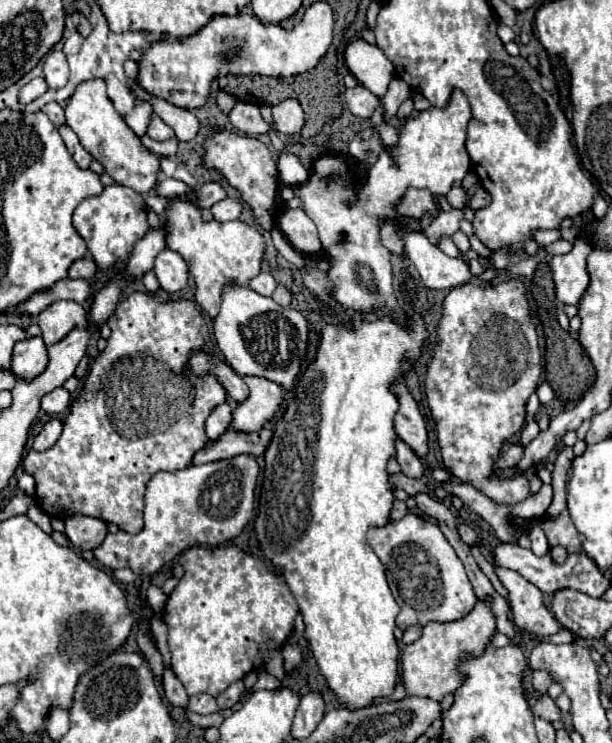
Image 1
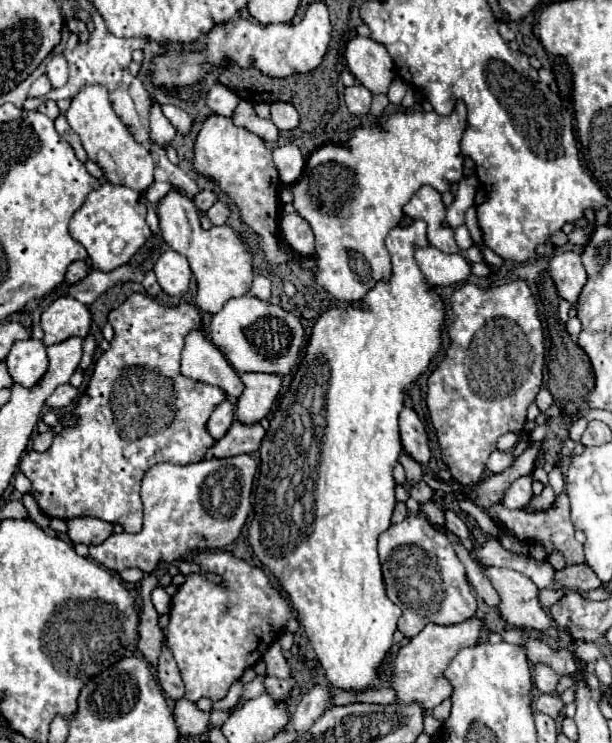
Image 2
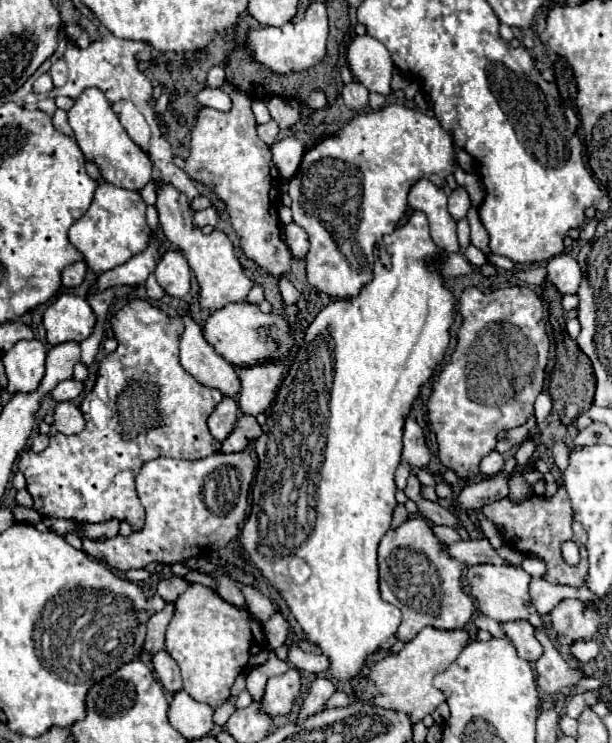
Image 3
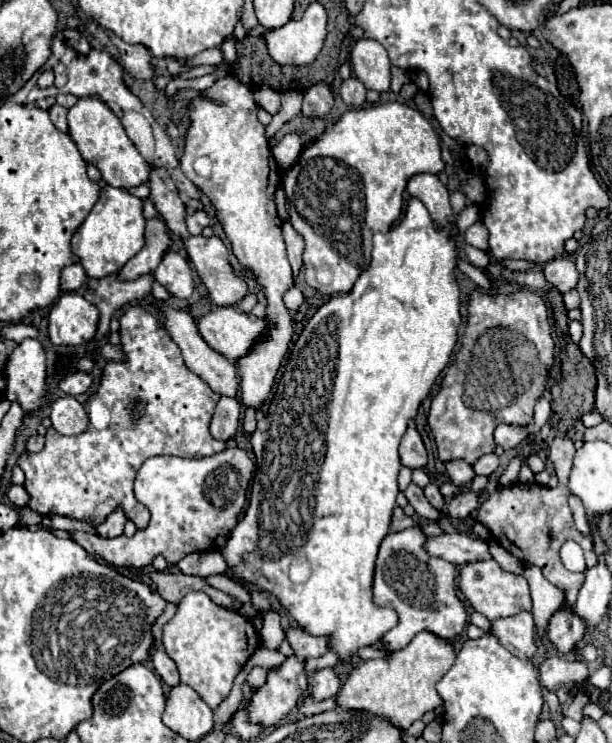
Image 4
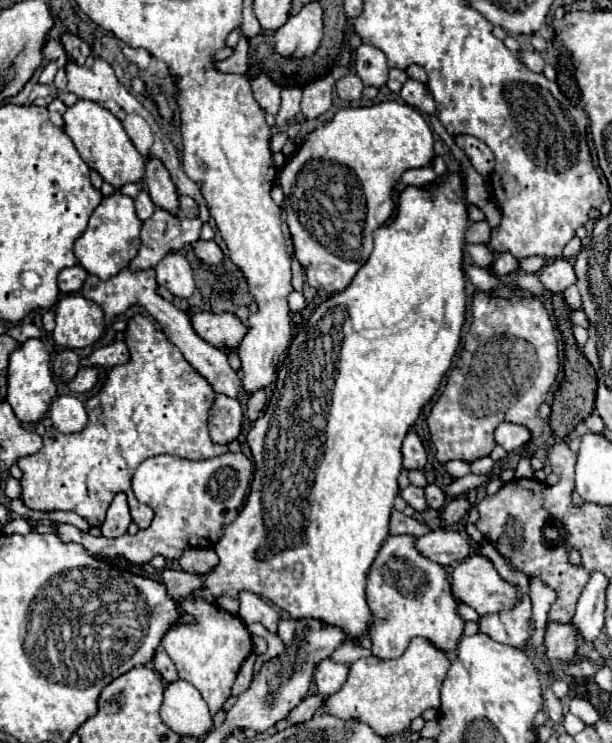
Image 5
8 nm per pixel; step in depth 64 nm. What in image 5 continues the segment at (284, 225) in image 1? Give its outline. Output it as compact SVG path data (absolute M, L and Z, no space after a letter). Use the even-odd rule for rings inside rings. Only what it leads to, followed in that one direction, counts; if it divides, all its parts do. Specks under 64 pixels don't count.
M292 254L292 286L294 286L294 290L298 290L298 292L302 292L302 286L304 286L304 282L302 282L302 266L300 266L300 262L298 262L298 258Z

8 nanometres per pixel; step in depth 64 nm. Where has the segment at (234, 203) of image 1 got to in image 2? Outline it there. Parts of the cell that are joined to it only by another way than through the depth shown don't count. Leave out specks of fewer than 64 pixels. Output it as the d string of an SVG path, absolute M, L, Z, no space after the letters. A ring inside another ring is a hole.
M216 202L210 210L208 210L208 218L212 220L212 224L224 224L230 218L232 210L224 204L224 202Z

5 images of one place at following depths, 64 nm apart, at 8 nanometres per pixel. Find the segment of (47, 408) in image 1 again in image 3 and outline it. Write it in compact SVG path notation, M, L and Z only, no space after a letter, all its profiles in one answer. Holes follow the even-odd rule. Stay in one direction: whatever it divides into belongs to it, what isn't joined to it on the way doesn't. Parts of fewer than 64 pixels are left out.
M64 380L60 382L54 390L52 390L52 400L56 402L68 402L68 400L74 400L80 392L82 392L84 384L82 382L76 382L76 380Z

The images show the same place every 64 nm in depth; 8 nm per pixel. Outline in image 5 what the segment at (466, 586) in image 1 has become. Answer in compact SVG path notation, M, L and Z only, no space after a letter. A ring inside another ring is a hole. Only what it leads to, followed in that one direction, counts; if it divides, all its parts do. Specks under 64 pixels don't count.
M412 534L388 536L368 574L366 596L376 616L370 638L372 654L378 658L402 656L414 636L432 640L432 644L444 652L452 652L462 638L464 620L456 612L458 600L452 594L448 572L442 564L422 556L416 548L416 540Z

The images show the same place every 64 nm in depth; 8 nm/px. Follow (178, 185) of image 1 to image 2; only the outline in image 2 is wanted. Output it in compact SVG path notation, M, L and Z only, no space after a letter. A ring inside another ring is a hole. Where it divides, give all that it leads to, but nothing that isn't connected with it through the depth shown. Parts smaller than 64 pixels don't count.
M154 182L148 190L146 190L146 200L148 202L152 202L152 204L158 204L170 190L176 190L176 186L174 184L170 184L170 182Z

